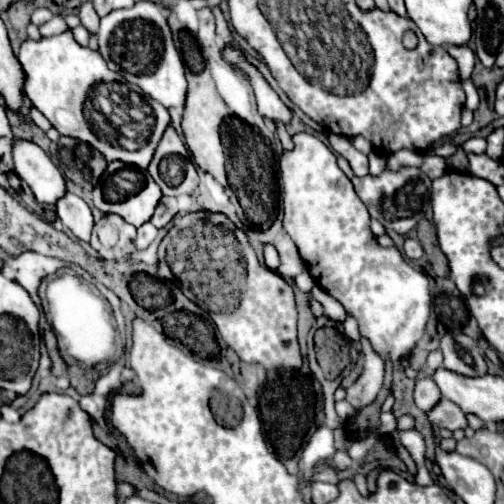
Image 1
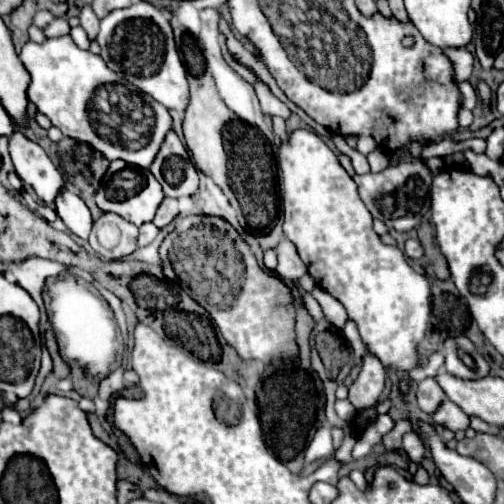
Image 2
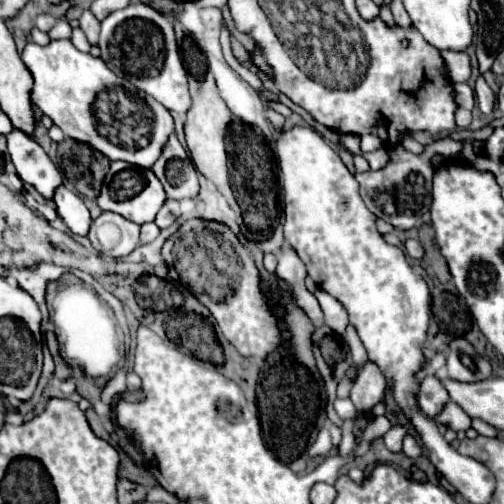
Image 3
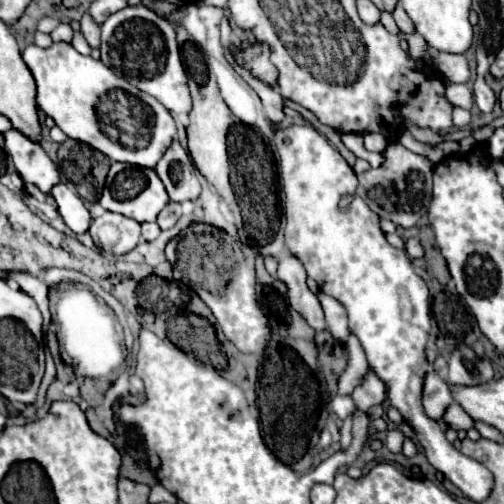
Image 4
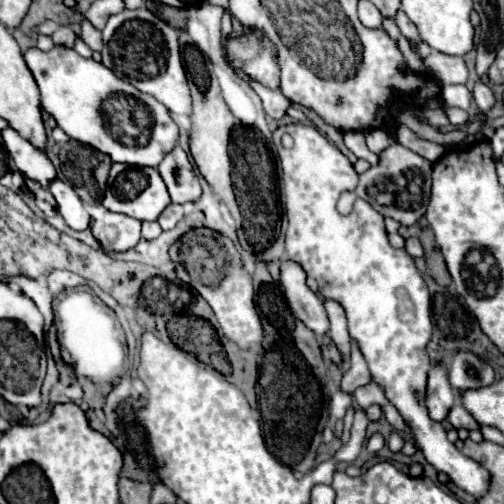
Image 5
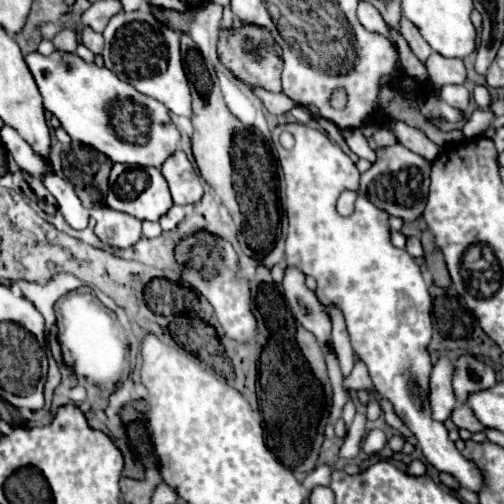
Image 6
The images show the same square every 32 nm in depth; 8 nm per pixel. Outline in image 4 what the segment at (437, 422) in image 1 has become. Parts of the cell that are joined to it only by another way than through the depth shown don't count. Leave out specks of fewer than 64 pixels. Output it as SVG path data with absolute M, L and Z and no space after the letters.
M452 402L448 408L446 408L446 412L444 412L444 416L442 416L442 422L446 422L450 428L454 428L454 430L470 430L472 426L474 426L474 420L456 404L456 402Z

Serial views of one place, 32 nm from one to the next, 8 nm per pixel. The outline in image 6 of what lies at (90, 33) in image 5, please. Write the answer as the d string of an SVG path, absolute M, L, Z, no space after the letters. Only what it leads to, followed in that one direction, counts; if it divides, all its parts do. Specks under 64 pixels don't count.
M84 26L82 34L80 34L80 40L86 44L86 48L90 48L94 54L100 54L102 52L102 46L104 46L104 38L102 34L94 32L90 26Z

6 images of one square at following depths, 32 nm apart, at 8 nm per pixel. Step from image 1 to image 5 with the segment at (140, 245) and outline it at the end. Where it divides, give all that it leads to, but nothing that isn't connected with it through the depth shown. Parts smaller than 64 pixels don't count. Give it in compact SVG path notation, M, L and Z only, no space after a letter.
M142 222L142 238L144 240L154 240L158 238L162 232L162 228L158 226L158 222Z

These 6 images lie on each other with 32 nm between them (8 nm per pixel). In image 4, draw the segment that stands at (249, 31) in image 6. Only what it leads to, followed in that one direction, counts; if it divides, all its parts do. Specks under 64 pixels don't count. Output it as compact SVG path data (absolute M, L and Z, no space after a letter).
M254 42L250 48L244 48L240 54L236 54L236 62L248 68L256 78L262 82L274 86L276 84L276 68L269 59L269 48L264 44Z

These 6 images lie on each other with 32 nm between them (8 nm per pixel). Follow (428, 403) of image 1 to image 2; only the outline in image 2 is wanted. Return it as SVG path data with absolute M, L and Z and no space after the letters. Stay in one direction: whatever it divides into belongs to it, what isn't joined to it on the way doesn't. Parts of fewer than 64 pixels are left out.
M424 378L422 382L418 382L418 388L416 388L416 402L418 406L426 412L426 414L432 414L440 402L444 400L444 392L442 388L436 384L434 378Z

